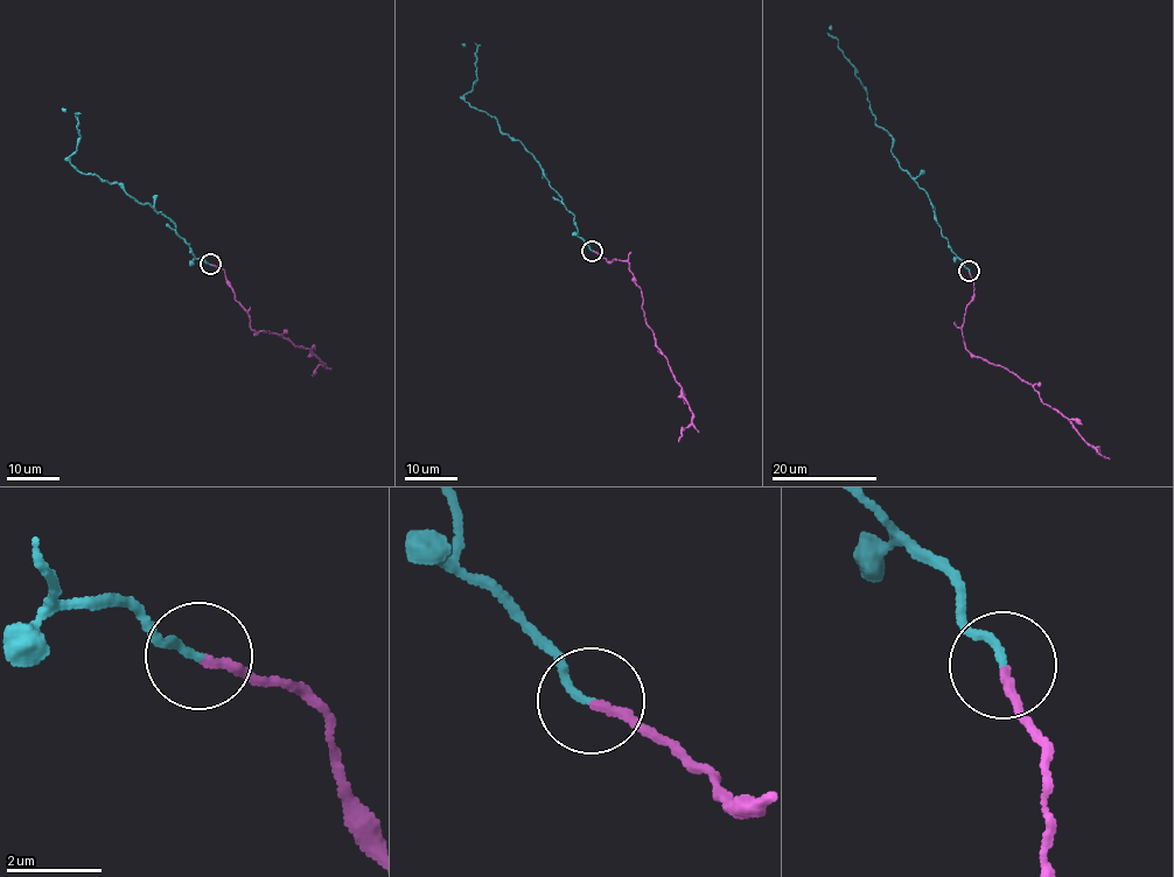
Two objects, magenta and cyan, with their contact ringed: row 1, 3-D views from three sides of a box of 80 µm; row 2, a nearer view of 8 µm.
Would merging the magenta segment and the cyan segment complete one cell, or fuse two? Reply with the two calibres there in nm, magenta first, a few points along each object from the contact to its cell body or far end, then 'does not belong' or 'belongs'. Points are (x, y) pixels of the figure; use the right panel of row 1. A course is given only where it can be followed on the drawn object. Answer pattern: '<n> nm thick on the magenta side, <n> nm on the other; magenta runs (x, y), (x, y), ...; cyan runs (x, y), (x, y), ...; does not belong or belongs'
200 nm thick on the magenta side, 160 nm on the other; magenta runs (969, 271), (973, 296), (962, 329), (968, 350), (1029, 383), (1045, 404), (1061, 412), (1109, 460); cyan runs (969, 271), (943, 237), (922, 189), (893, 154), (892, 138), (874, 123), (855, 68), (827, 34), (831, 26); does not belong

